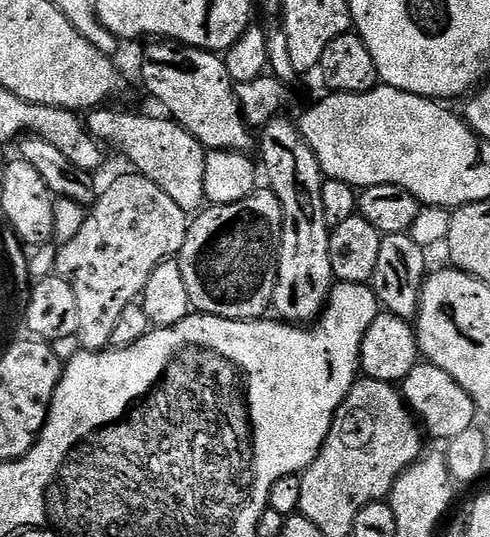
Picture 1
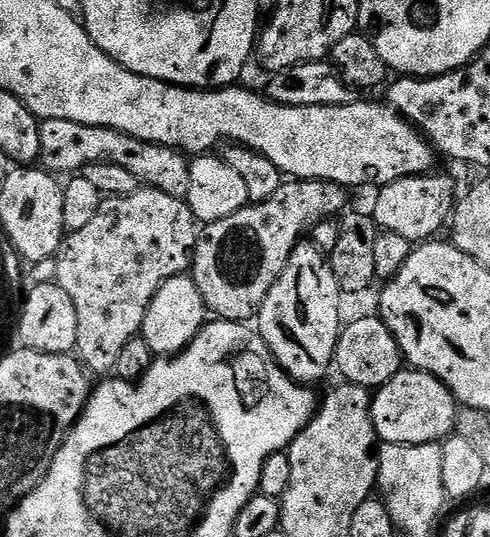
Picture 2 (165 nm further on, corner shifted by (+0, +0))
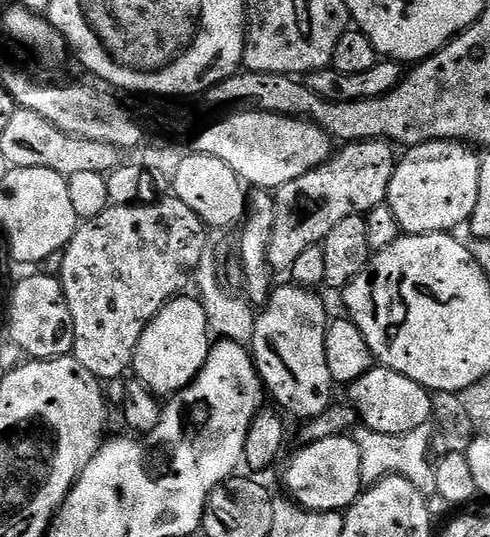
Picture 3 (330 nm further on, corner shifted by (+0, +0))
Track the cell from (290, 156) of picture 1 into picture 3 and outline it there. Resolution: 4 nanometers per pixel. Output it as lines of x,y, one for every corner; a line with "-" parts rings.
297,284
277,285
269,296
263,310
257,315
254,334
250,341
250,351
260,380
263,381
267,395
288,413
309,420
331,407
334,385
330,378
330,368
326,365
325,330
330,323
330,315
315,291
301,288

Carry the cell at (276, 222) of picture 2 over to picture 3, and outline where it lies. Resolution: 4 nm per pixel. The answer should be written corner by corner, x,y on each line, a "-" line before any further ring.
387,140
348,142
341,148
344,149
329,156
328,161
314,171
275,189
274,234
270,234
268,251
268,267
273,273
287,273
298,254
310,250
315,244
323,245
326,234
330,234
342,218
363,216
374,210
374,206
387,201
390,178
394,178
398,159
397,149

